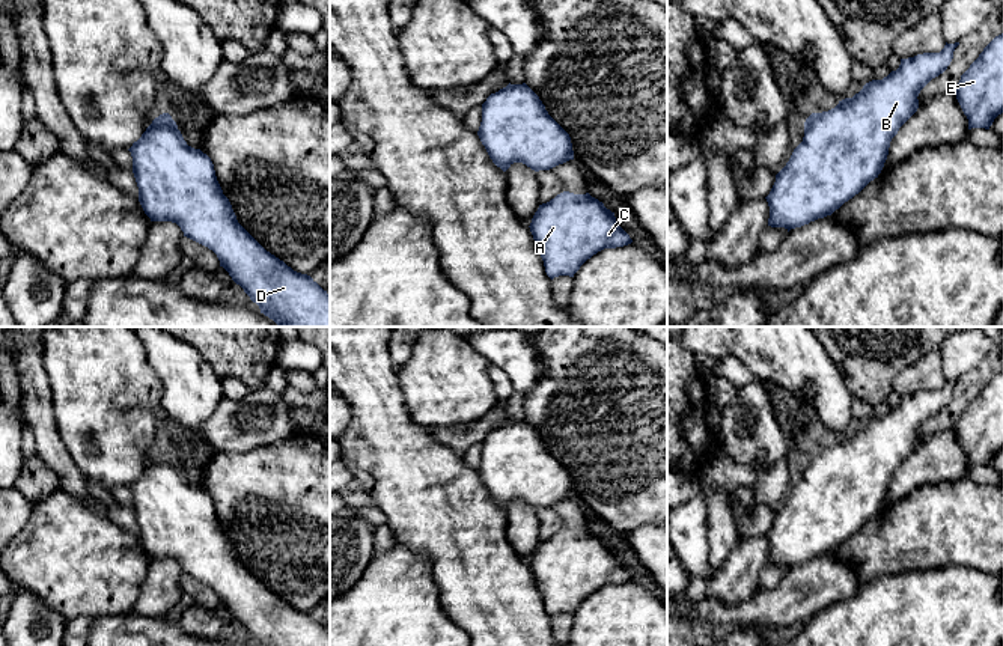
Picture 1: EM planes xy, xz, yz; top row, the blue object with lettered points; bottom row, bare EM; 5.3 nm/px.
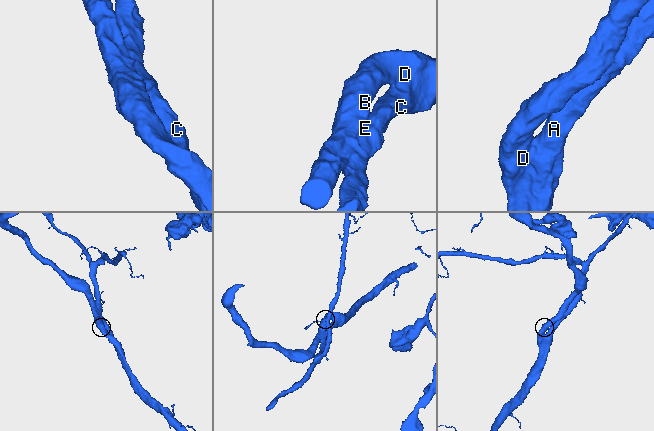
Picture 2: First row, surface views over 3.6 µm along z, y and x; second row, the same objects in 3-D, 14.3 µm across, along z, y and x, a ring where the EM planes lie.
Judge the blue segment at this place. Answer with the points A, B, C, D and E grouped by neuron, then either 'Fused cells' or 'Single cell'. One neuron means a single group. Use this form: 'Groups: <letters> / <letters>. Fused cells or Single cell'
Groups: A B C D E. Single cell

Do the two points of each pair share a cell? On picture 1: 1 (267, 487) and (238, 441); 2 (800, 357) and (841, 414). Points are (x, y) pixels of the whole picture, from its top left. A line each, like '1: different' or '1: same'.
1: different
2: same

